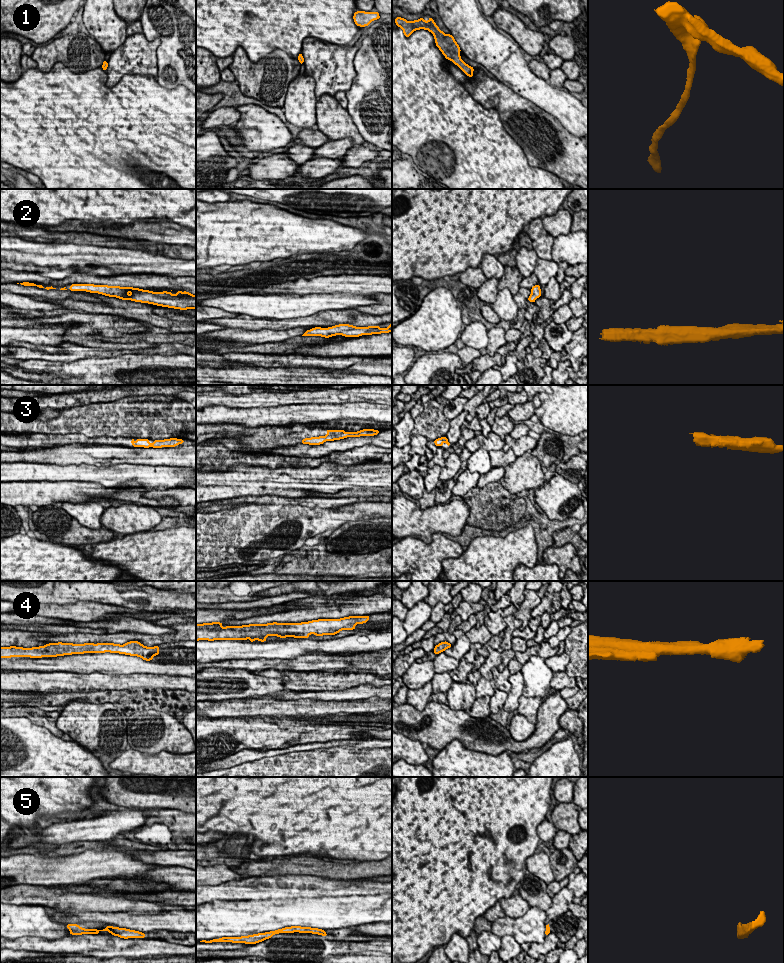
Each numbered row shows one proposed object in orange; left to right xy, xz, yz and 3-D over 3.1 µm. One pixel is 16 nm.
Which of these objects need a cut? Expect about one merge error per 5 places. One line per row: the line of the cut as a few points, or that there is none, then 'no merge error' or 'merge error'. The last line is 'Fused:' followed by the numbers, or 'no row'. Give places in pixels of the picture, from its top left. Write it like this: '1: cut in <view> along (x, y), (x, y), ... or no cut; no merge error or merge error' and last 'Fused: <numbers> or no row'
1: no cut; no merge error
2: no cut; no merge error
3: no cut; no merge error
4: no cut; no merge error
5: no cut; no merge error
Fused: no row

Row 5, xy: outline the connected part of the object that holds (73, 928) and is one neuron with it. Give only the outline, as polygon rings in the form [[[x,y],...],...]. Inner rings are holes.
[[[67,924],[66,928],[70,930],[70,935],[77,935],[77,936],[82,934],[99,934],[100,931],[108,931],[112,935],[118,936],[124,939],[146,937],[145,933],[126,929],[126,928],[113,927],[113,926],[106,926],[105,929],[98,930],[98,929],[85,929],[77,924]]]

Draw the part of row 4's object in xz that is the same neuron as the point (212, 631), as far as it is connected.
[[[349,616],[340,619],[318,619],[301,623],[267,623],[267,624],[249,624],[242,626],[222,626],[222,622],[212,622],[196,624],[196,641],[199,640],[247,640],[254,642],[266,642],[267,636],[277,636],[279,638],[294,637],[294,638],[309,638],[310,634],[315,636],[335,635],[342,630],[355,630],[357,624],[363,624],[369,621],[368,616]]]

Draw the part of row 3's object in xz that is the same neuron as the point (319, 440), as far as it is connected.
[[[326,429],[327,435],[326,436],[319,436],[319,437],[311,437],[302,439],[302,444],[309,444],[309,445],[321,445],[326,441],[334,441],[340,440],[347,437],[360,437],[360,436],[375,436],[380,433],[380,430],[374,429],[362,429],[357,432],[348,432],[346,433],[345,430],[335,430],[335,429]]]

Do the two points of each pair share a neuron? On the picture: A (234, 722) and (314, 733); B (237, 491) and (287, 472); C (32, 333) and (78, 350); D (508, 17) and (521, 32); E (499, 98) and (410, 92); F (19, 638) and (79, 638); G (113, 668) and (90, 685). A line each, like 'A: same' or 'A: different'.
A: same
B: same
C: different
D: same
E: different
F: different
G: different

